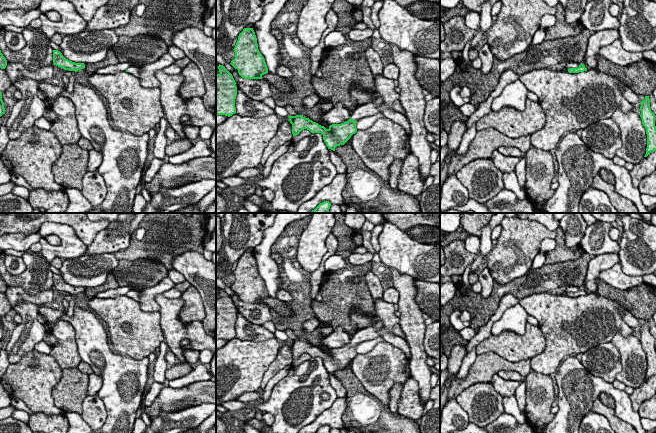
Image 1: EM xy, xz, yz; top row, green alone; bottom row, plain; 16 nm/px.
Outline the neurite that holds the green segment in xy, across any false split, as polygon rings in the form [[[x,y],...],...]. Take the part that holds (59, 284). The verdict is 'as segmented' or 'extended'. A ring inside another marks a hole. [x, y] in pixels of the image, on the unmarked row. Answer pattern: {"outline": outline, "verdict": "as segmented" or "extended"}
{"outline": [[[53,274],[53,287],[54,287],[54,289],[64,292],[65,294],[75,295],[75,296],[85,292],[84,287],[72,286],[72,285],[66,283],[62,279],[62,277],[58,274]]], "verdict": "as segmented"}

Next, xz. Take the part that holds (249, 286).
{"outline": [[[244,252],[234,271],[235,282],[231,289],[244,303],[262,303],[268,297],[264,281],[259,276],[253,252]]], "verdict": "as segmented"}

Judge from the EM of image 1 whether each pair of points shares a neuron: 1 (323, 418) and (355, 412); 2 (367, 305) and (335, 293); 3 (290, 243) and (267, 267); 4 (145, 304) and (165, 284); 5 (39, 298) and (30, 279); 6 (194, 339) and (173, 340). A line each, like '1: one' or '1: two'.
1: two
2: one
3: two
4: one
5: two
6: one

